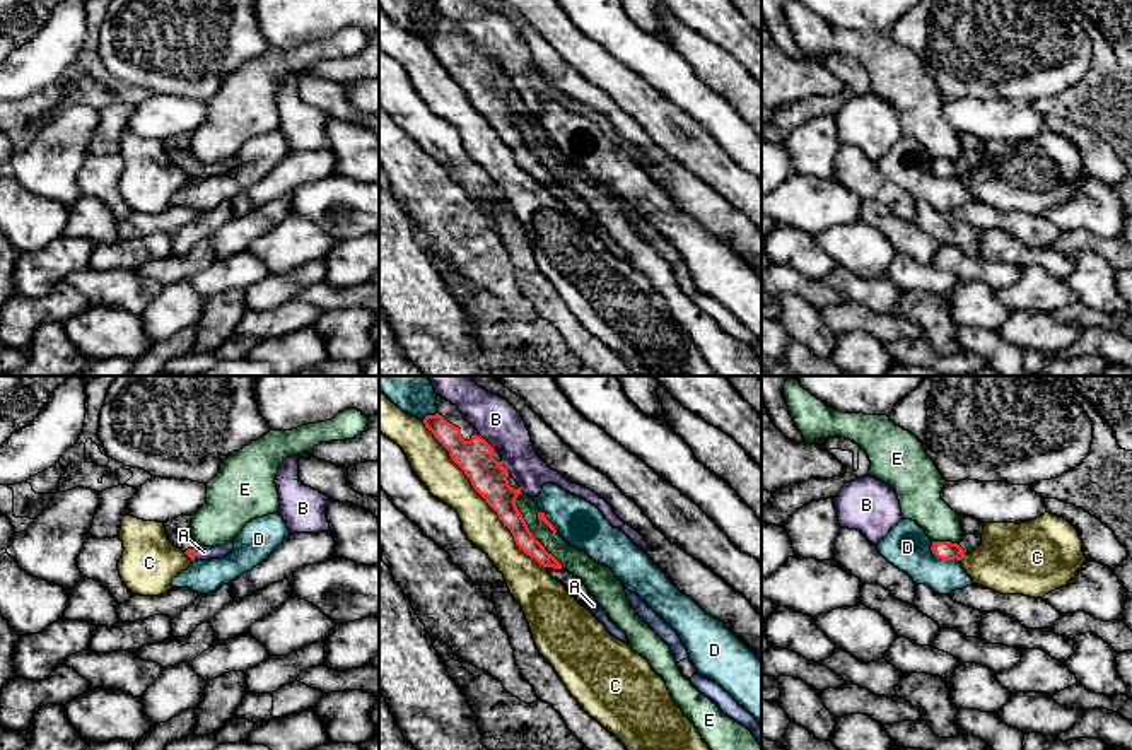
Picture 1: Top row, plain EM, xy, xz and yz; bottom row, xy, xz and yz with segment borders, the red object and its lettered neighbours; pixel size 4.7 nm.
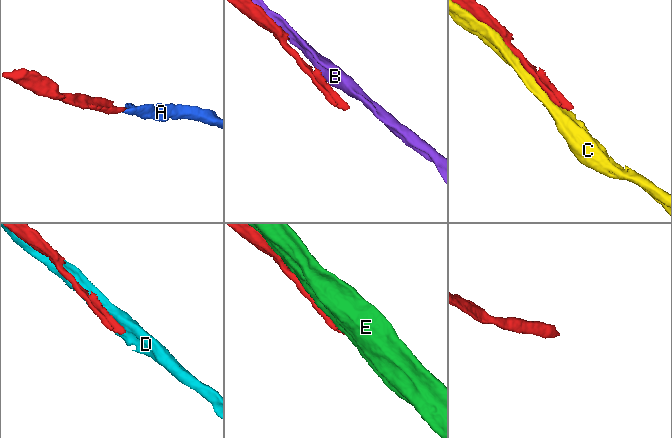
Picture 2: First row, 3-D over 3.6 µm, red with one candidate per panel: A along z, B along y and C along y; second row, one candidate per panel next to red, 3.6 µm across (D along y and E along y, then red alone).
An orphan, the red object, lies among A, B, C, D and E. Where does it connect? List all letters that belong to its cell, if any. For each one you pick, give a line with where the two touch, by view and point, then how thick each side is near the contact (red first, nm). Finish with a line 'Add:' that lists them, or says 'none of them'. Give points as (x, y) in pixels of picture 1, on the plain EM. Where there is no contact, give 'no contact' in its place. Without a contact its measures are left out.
A: meets red in xy at (195, 171); 50 nm thick on the red side, 70 nm on the other
Add: A

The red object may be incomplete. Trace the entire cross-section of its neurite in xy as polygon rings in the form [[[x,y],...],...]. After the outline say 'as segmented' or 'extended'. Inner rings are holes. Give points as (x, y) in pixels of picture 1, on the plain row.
[[[234,159],[232,161],[227,161],[227,162],[222,162],[222,164],[196,162],[193,166],[188,166],[184,171],[191,178],[210,178],[210,176],[227,174],[232,169],[234,169]]]; extended

